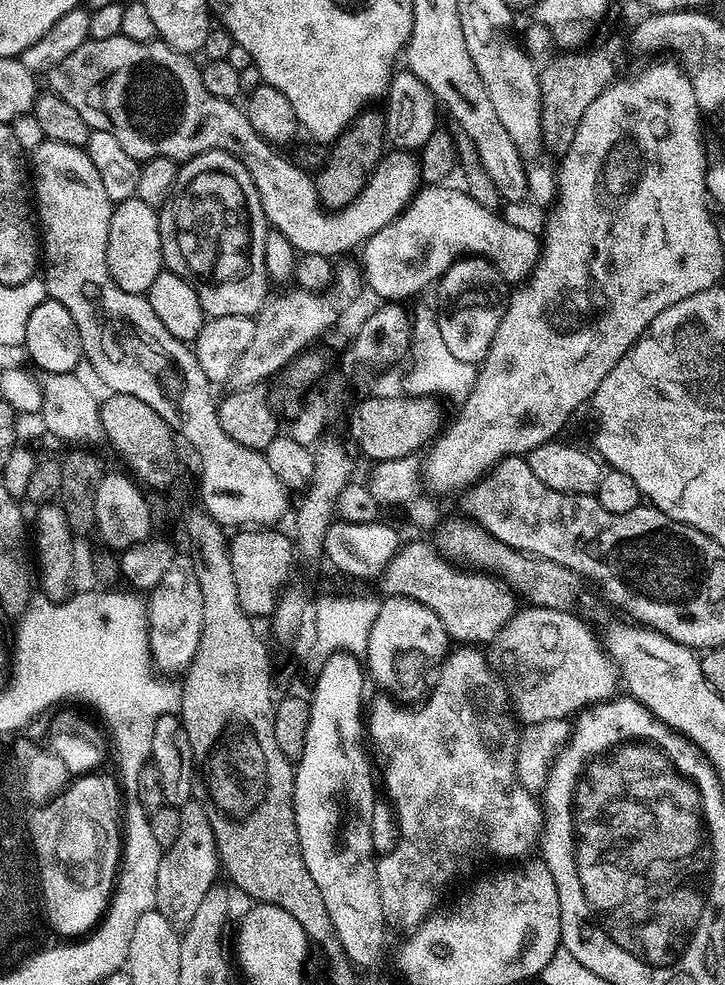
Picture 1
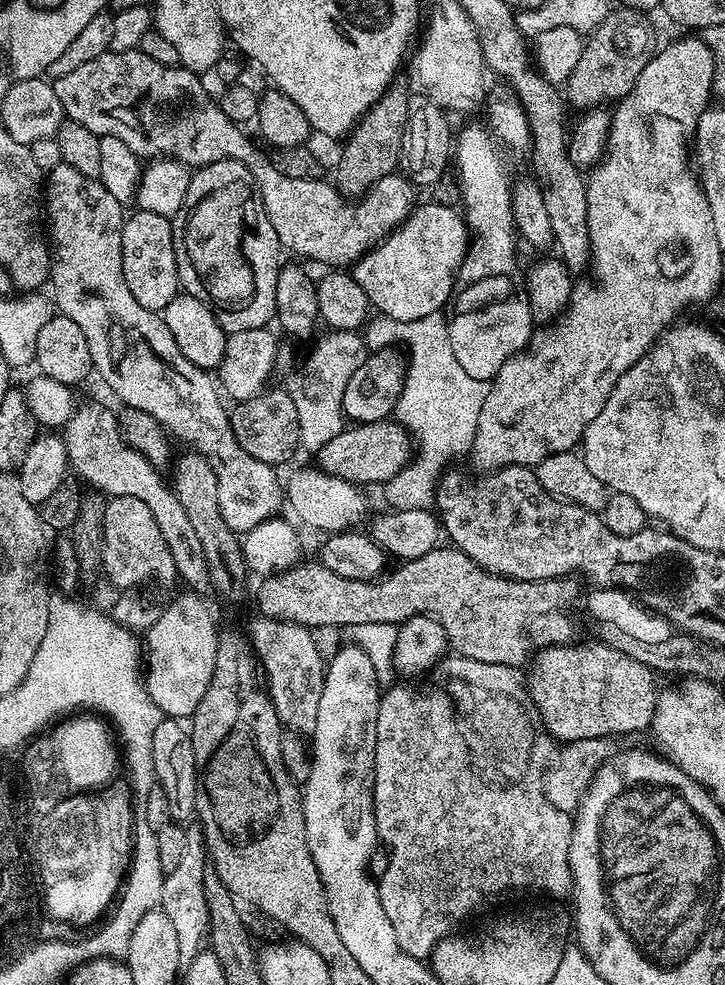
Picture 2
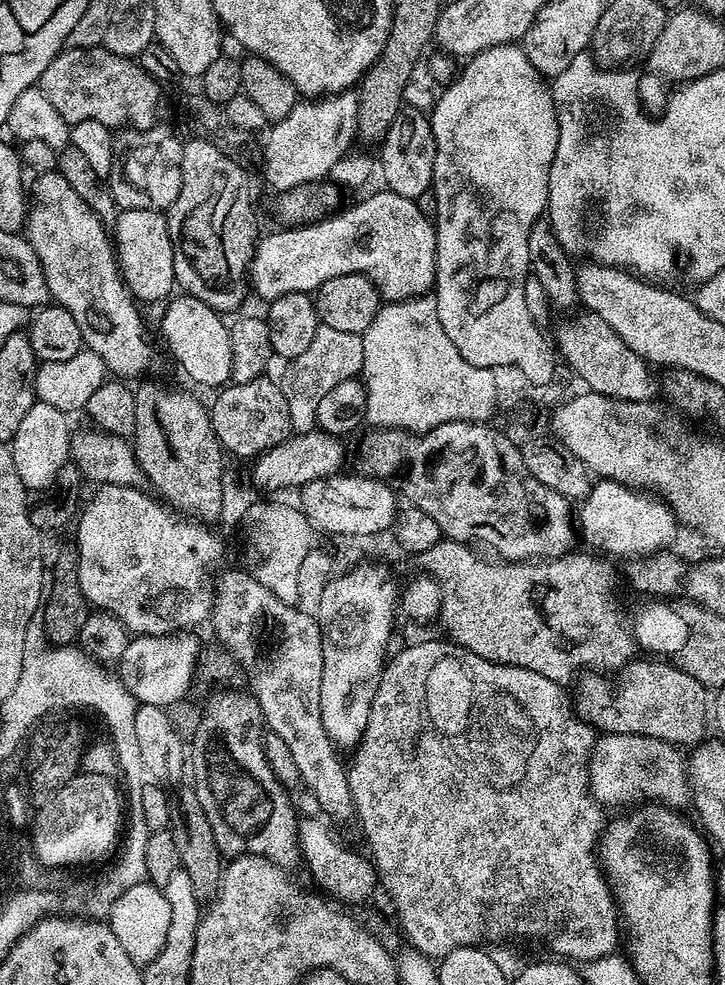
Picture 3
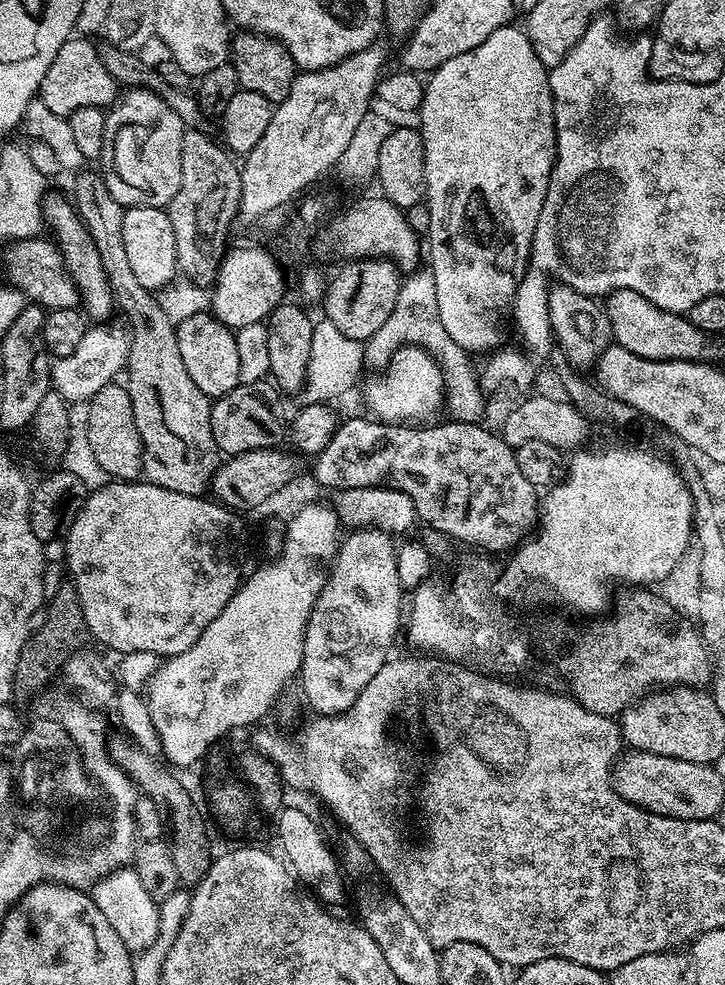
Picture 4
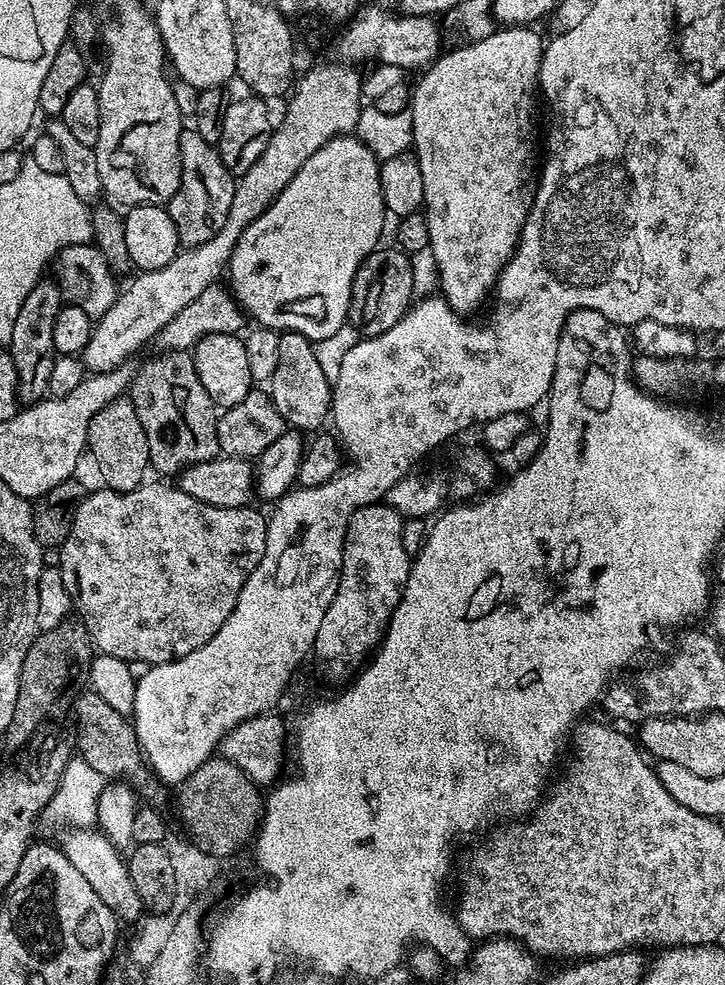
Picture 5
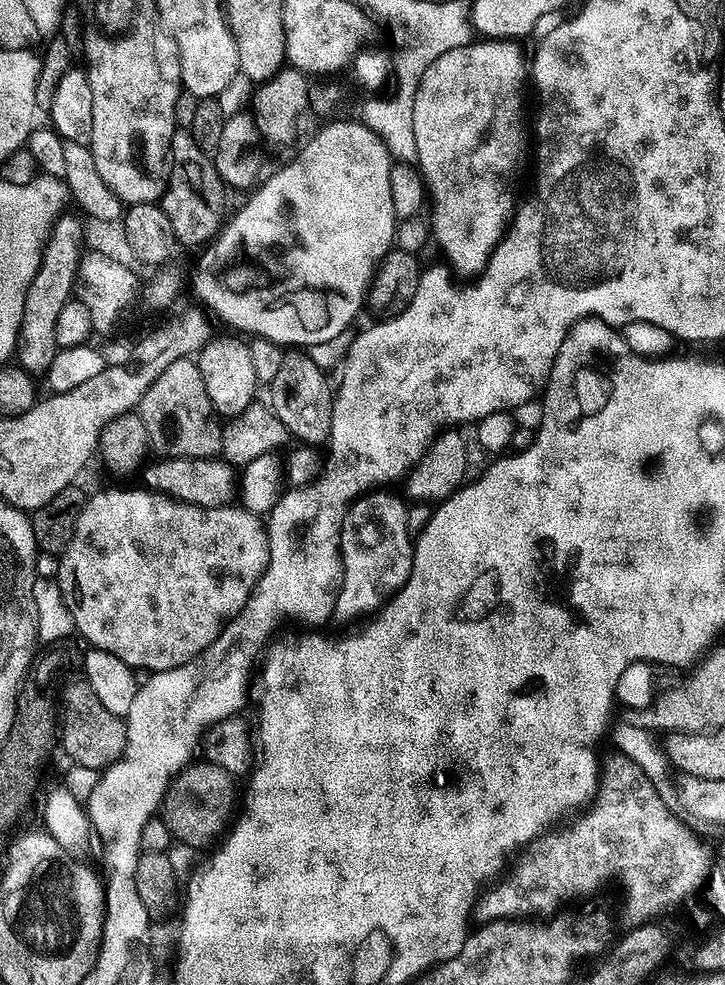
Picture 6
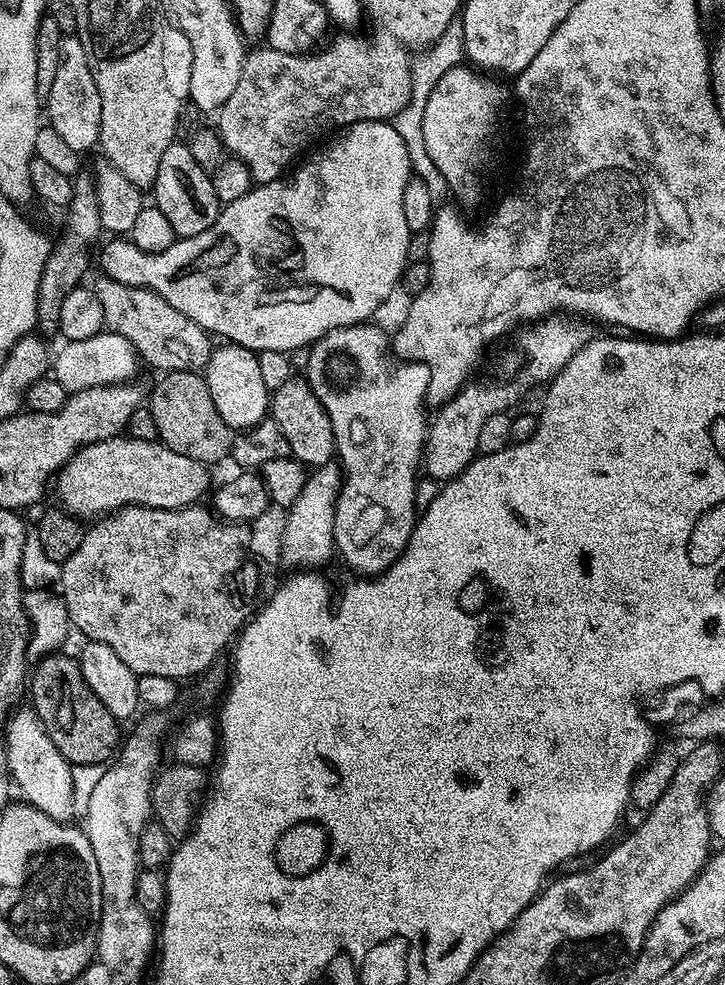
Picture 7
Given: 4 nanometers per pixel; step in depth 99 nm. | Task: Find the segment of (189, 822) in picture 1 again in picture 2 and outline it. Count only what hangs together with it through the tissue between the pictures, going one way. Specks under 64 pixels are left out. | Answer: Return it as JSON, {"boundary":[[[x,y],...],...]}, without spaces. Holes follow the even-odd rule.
{"boundary":[[[189,825],[185,832],[185,849],[174,870],[165,873],[162,898],[159,907],[166,914],[177,933],[179,958],[182,962],[192,960],[202,950],[208,931],[208,911],[206,910],[204,873],[206,871],[206,849],[204,831],[199,825]]]}

